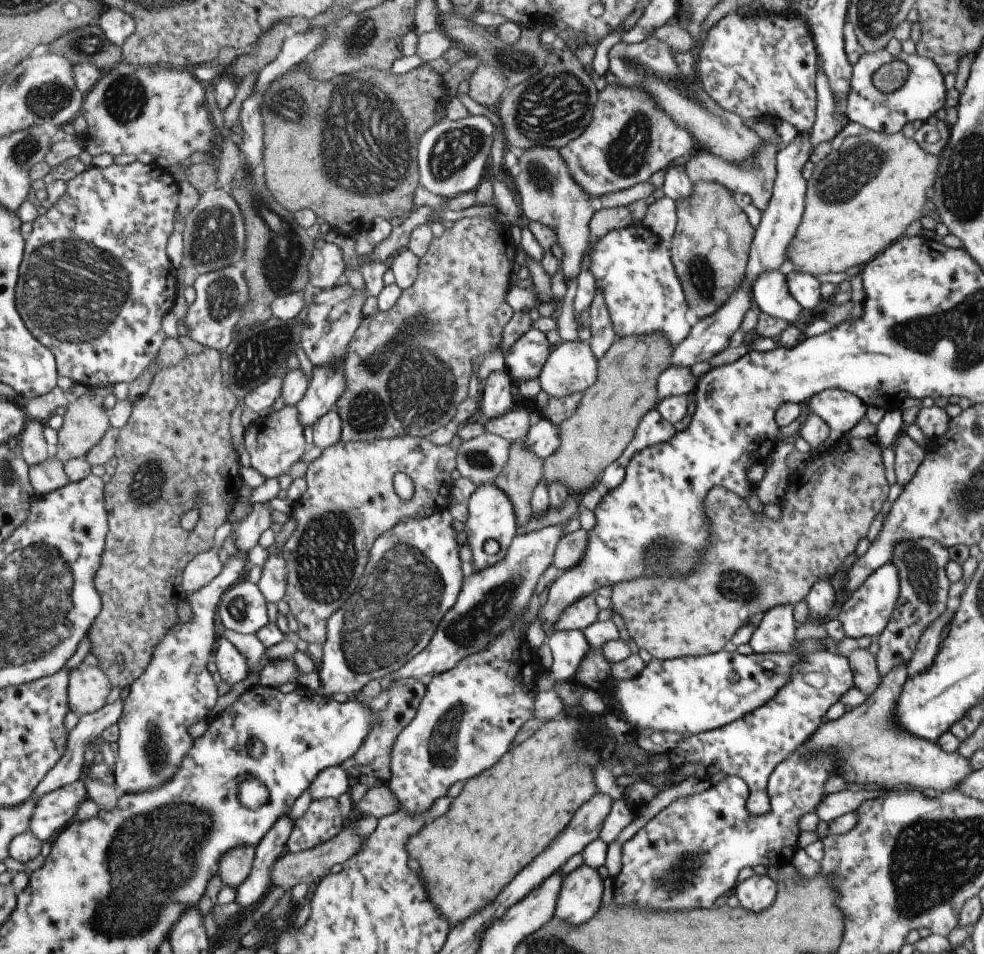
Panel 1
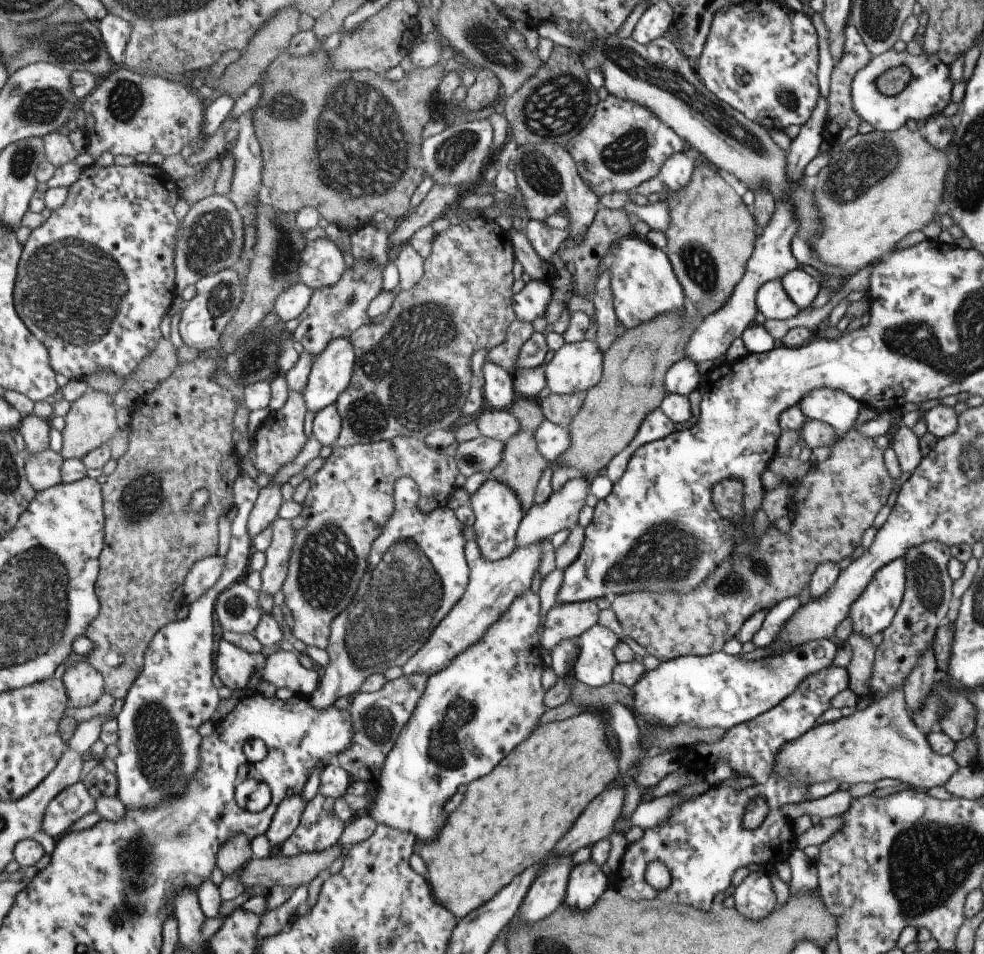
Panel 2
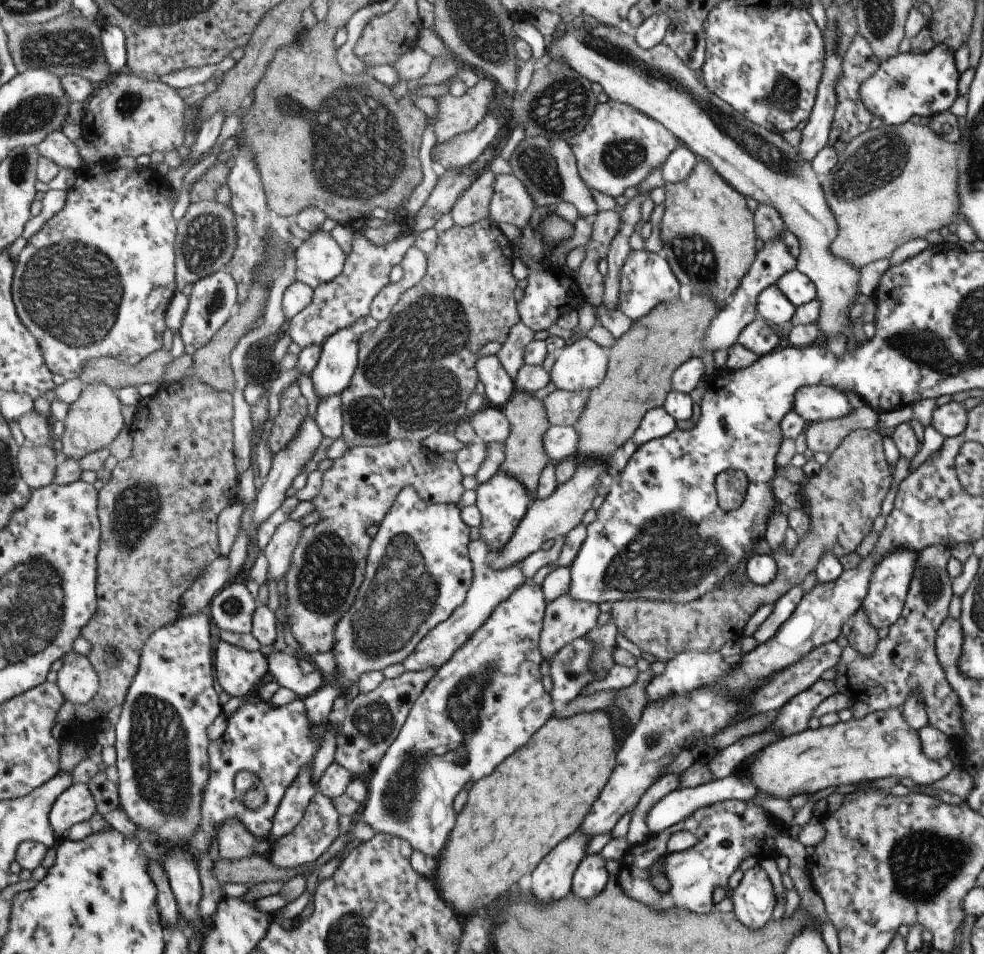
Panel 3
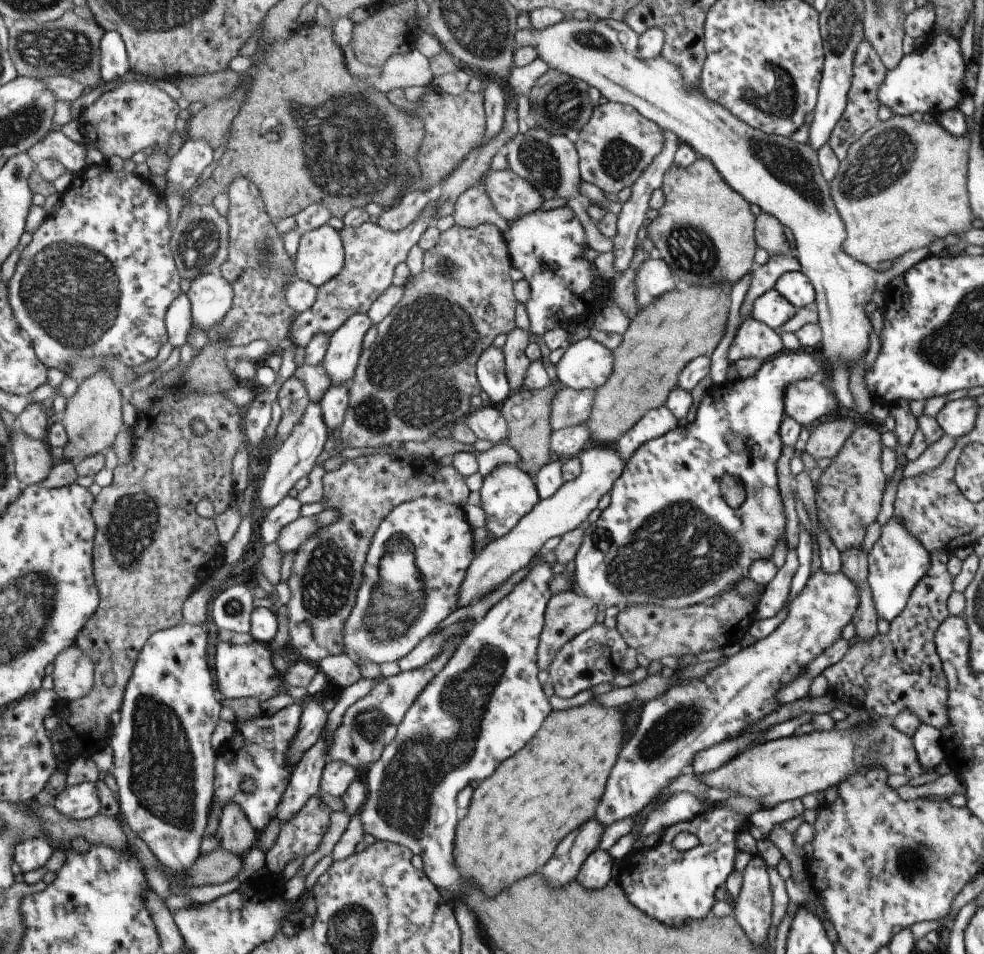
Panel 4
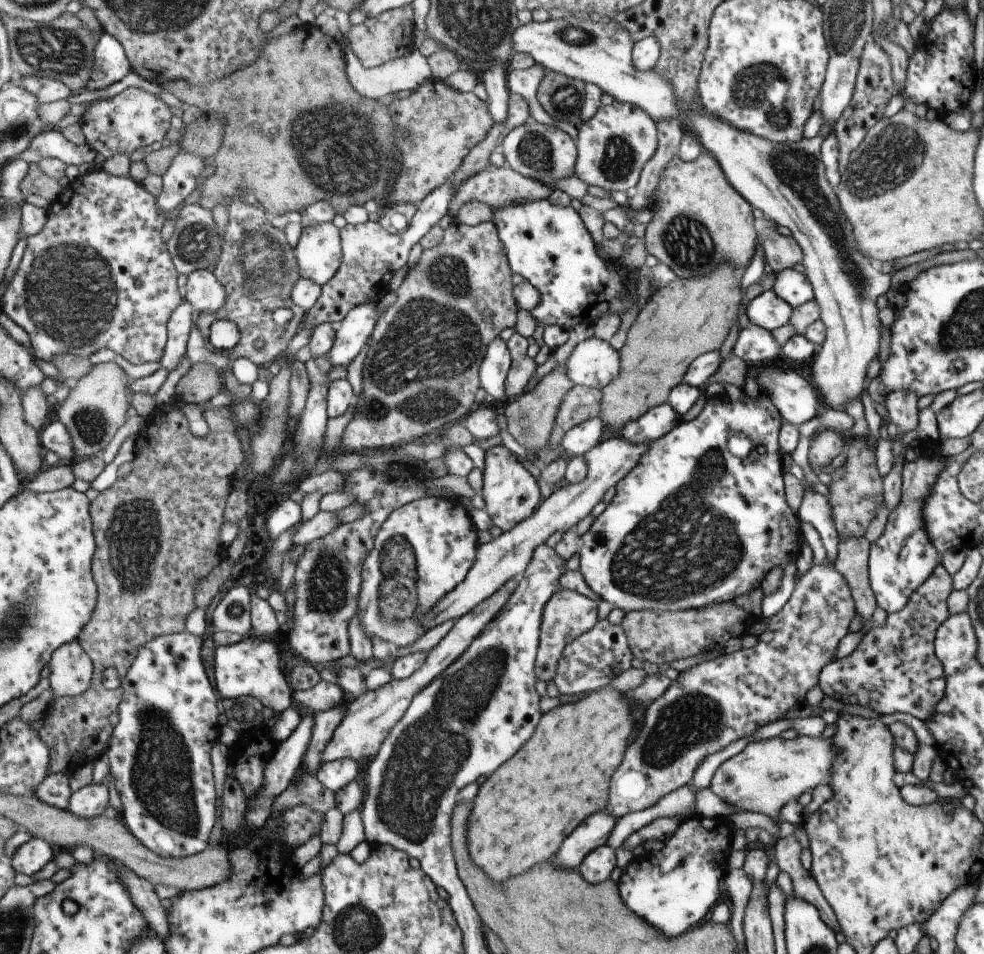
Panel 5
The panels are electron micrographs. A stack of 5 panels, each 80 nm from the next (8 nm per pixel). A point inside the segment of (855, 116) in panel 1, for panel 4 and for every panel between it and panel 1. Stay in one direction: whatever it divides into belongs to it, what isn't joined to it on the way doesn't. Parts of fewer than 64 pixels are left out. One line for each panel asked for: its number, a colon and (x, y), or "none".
2: (927, 92)
3: (907, 84)
4: (930, 80)

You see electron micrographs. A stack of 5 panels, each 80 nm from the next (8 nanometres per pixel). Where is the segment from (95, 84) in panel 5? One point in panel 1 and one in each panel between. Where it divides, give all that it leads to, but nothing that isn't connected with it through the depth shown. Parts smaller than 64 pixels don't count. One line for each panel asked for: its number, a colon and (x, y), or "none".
1: (118, 26)
2: (116, 31)
3: (113, 37)
4: (115, 62)

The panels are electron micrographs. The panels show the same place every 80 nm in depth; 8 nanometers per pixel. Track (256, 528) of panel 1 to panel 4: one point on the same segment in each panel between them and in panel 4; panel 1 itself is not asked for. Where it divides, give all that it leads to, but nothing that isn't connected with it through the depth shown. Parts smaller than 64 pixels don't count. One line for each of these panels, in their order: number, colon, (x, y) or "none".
2: (266, 510)
3: (286, 465)
4: (296, 457)

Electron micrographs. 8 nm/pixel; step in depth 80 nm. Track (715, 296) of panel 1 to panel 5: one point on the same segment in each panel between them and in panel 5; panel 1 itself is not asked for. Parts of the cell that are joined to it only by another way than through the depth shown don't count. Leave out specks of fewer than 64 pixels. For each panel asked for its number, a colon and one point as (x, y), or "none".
2: (710, 235)
3: (707, 233)
4: (704, 228)
5: (698, 220)

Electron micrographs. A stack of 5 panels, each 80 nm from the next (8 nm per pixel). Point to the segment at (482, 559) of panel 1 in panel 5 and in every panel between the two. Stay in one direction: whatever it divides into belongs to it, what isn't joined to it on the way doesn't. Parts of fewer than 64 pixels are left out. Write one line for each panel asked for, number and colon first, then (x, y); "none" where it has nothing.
2: (499, 511)
3: (504, 500)
4: (509, 493)
5: (512, 494)

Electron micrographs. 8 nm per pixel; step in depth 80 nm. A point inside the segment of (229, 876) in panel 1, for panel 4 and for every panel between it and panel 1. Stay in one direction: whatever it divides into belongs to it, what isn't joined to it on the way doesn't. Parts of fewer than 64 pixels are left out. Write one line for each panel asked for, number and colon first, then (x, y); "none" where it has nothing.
2: (236, 852)
3: (236, 842)
4: (236, 833)

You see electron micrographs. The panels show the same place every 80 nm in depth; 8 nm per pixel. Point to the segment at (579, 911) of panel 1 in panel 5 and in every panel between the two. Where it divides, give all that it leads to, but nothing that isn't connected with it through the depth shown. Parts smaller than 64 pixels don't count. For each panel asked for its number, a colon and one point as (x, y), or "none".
2: (587, 882)
3: (590, 878)
4: (596, 871)
5: (599, 865)

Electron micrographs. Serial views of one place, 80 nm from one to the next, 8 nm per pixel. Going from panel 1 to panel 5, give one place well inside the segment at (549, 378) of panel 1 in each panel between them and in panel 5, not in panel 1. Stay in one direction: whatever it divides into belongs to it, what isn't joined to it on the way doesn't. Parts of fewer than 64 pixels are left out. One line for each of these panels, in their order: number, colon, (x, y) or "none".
2: (575, 367)
3: (581, 366)
4: (586, 364)
5: (594, 363)

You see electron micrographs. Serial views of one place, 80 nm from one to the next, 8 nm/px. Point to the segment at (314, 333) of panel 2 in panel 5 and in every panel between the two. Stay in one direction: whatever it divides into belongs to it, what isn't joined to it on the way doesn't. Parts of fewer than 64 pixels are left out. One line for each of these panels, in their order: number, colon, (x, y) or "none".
3: (337, 304)
4: (373, 253)
5: (372, 255)

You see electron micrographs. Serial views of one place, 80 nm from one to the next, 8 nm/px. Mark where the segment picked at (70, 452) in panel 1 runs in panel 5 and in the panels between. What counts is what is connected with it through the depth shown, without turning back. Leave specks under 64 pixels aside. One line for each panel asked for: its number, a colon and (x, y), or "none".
2: (91, 422)
3: (94, 420)
4: (93, 418)
5: (96, 407)

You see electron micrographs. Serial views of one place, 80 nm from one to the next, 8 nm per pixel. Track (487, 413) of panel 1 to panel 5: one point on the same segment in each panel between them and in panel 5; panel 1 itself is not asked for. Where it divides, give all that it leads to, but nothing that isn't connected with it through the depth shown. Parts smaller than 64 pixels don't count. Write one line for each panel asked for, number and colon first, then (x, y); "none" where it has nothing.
2: (499, 389)
3: (499, 386)
4: (491, 369)
5: (494, 372)

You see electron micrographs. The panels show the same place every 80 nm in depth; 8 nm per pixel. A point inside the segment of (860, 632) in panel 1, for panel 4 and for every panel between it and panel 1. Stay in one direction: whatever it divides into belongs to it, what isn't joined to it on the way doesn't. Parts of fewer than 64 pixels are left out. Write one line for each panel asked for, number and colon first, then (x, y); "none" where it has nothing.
2: (875, 607)
3: (888, 583)
4: (897, 560)

